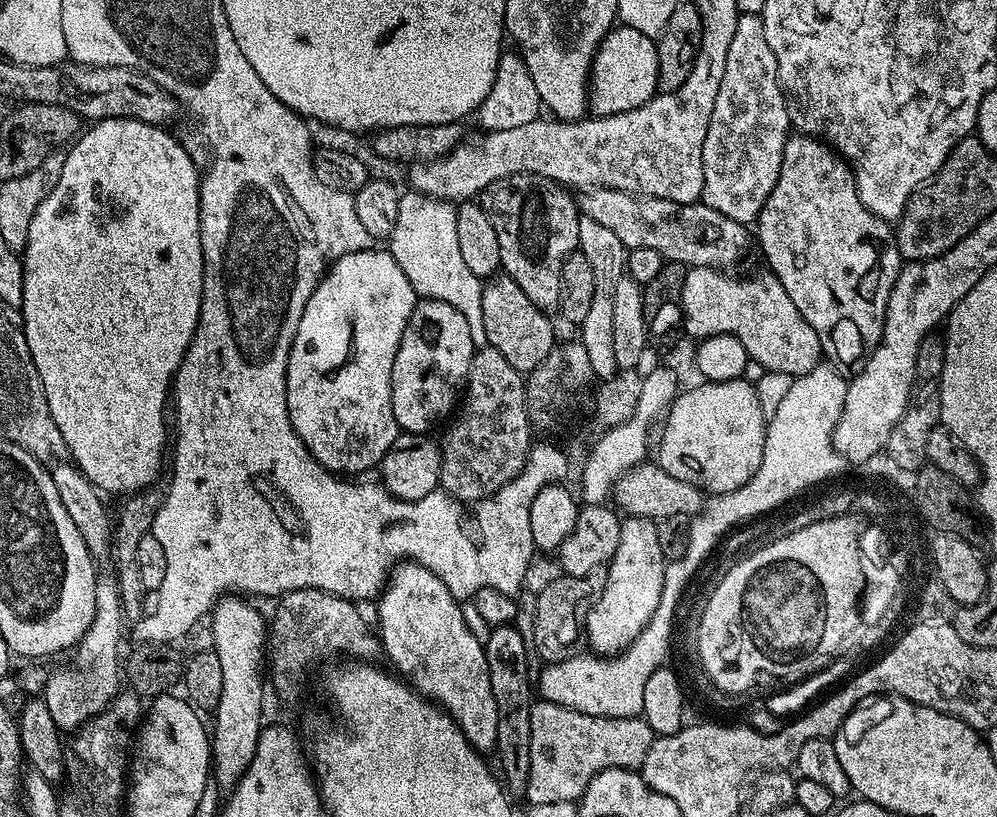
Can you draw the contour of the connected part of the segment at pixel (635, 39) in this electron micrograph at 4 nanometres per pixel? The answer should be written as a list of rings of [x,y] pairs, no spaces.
[[[614,26],[592,59],[592,74],[588,78],[588,102],[597,116],[622,114],[642,106],[657,95],[658,50],[653,37],[642,34],[642,30]]]

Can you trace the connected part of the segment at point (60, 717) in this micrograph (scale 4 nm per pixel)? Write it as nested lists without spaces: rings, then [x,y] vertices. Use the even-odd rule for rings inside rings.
[[[101,571],[96,577],[94,622],[90,622],[86,634],[74,649],[76,661],[57,672],[49,671],[48,681],[42,689],[42,699],[61,730],[79,730],[85,722],[103,712],[106,702],[117,695],[116,683],[122,680],[122,664],[116,661],[116,651],[120,648],[120,627],[126,624],[126,617],[120,605],[119,581],[109,572]]]

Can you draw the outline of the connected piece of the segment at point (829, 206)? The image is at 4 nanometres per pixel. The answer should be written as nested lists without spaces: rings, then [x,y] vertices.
[[[789,135],[782,150],[778,182],[762,206],[760,219],[755,221],[754,236],[760,239],[767,271],[782,282],[782,290],[790,294],[790,302],[798,306],[798,314],[818,334],[821,353],[844,370],[851,364],[863,365],[882,338],[886,306],[902,267],[902,257],[893,225],[866,210],[847,160],[814,136]]]

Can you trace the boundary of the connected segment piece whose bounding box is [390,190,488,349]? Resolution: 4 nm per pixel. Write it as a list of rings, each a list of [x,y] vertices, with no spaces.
[[[405,191],[398,202],[398,222],[394,222],[390,251],[394,262],[402,266],[402,274],[410,278],[410,286],[417,297],[454,306],[454,310],[458,310],[458,314],[462,314],[470,326],[473,349],[486,348],[488,339],[486,329],[482,327],[484,284],[481,277],[474,275],[462,259],[462,250],[458,247],[456,209],[457,205],[447,200],[436,200],[420,192]]]

